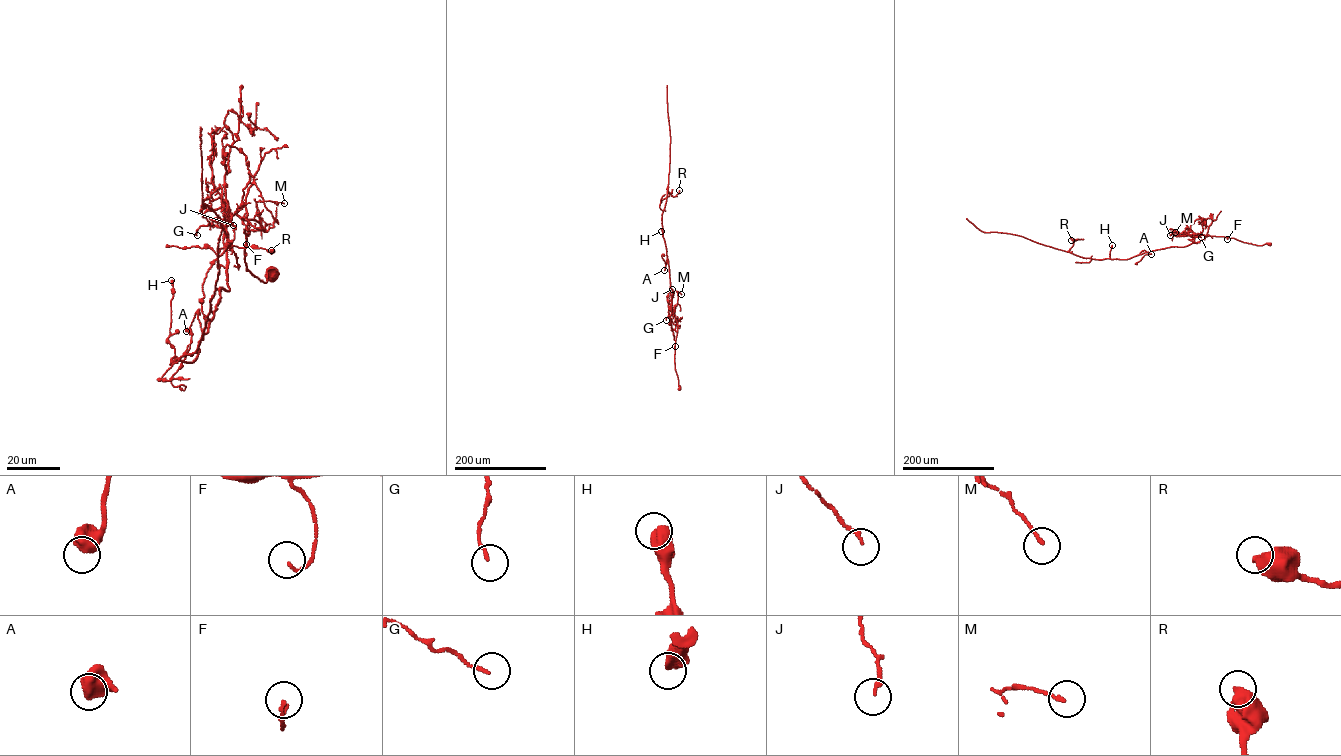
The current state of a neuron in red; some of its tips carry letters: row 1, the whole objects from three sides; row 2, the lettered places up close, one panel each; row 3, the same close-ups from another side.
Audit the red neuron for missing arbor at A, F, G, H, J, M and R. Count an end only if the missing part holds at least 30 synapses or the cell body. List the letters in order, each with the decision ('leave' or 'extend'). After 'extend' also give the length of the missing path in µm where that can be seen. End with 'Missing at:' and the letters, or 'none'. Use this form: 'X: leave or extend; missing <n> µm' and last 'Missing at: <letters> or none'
A: leave
F: leave
G: leave
H: leave
J: leave
M: leave
R: leave
Missing at: none

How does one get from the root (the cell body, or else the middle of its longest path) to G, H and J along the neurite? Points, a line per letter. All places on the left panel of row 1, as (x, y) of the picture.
G: (273, 274), (264, 282), (244, 260), (258, 221), (233, 215), (197, 235)
H: (273, 274), (247, 269), (261, 225), (233, 215), (229, 290), (192, 362), (168, 339), (171, 280)
J: (273, 274), (264, 282), (244, 260), (258, 221), (226, 223), (223, 207), (203, 216), (220, 186), (233, 225)

